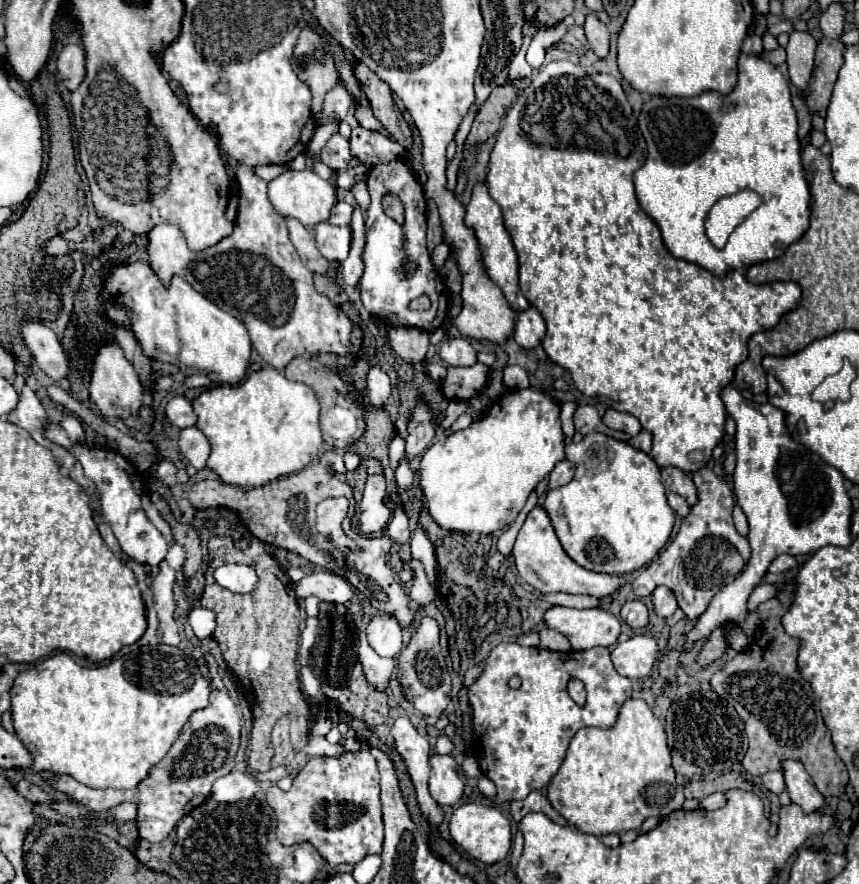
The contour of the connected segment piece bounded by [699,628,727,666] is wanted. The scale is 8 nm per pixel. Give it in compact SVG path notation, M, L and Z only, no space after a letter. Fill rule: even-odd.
M717 628L705 642L703 650L701 650L701 656L699 656L699 664L701 666L707 666L711 664L713 660L717 660L727 648L727 642L725 642L725 636L723 636L723 628Z

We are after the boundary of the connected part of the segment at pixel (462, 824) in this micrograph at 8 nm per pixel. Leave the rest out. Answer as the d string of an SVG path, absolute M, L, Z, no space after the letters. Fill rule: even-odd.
M483 804L459 806L449 820L449 832L451 832L451 838L469 856L473 856L485 864L495 864L495 862L503 860L511 850L511 840L513 840L511 822L497 808L491 808L491 806L483 806Z

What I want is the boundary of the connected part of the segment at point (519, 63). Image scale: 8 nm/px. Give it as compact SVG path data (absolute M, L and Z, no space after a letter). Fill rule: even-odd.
M525 36L521 50L517 52L517 56L513 58L513 62L511 62L511 66L509 66L509 82L523 80L523 78L527 78L527 76L531 74L531 68L529 68L527 60L525 60L525 52L527 52L527 48L529 48L530 44L531 36Z

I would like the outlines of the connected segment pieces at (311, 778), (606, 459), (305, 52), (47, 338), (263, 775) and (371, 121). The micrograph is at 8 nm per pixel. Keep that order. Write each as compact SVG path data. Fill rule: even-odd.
M369 748L361 752L343 752L331 758L313 758L293 780L289 792L281 792L277 786L269 788L267 802L277 816L277 840L283 846L309 842L331 866L337 864L357 864L367 854L381 854L383 846L383 818L381 818L381 800L379 800L379 770L373 762Z
M597 432L587 434L579 444L567 444L567 460L577 466L573 480L561 488L549 490L543 504L565 554L593 572L621 576L645 568L667 544L675 524L675 512L667 504L667 490L661 484L659 466L645 452Z
M309 26L299 34L299 42L293 52L293 70L309 84L313 92L311 108L317 114L323 106L325 94L339 82L339 72L327 42Z
M27 318L21 326L21 336L27 348L31 350L35 362L47 376L51 376L53 380L61 380L67 376L67 356L61 348L59 338L49 326L43 326L41 322Z
M277 766L277 768L271 768L267 772L253 772L253 776L257 780L267 780L267 782L277 782L277 780L281 780L287 774L289 774L289 770L285 766Z
M355 104L355 118L359 120L359 124L367 130L381 130L381 122L373 116L371 108L369 106L363 106L363 104Z

